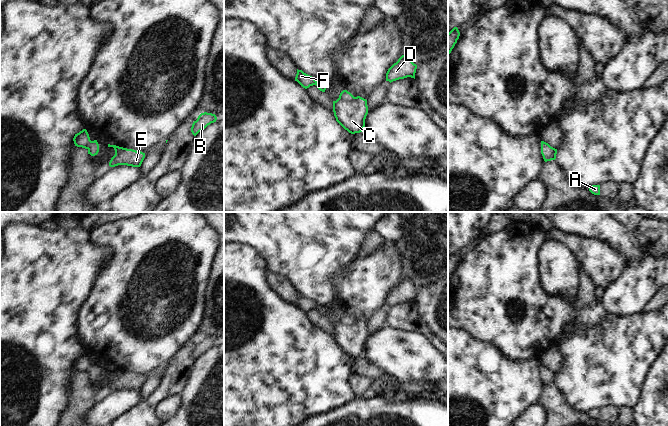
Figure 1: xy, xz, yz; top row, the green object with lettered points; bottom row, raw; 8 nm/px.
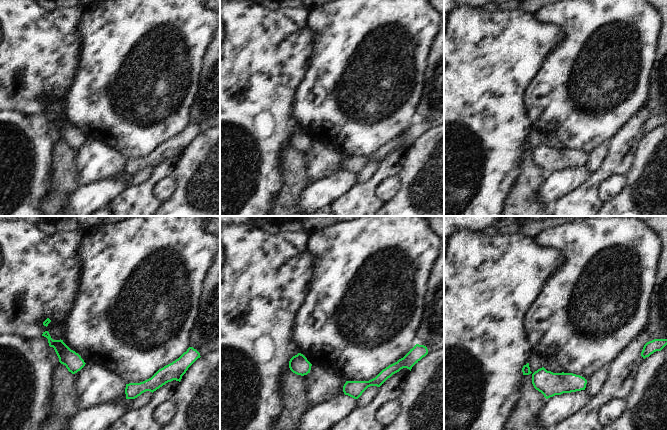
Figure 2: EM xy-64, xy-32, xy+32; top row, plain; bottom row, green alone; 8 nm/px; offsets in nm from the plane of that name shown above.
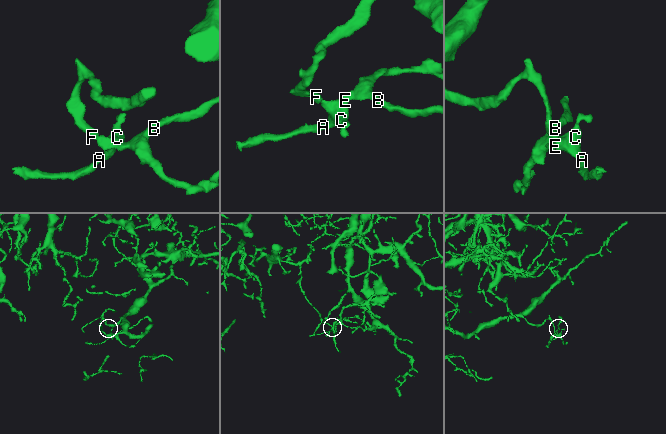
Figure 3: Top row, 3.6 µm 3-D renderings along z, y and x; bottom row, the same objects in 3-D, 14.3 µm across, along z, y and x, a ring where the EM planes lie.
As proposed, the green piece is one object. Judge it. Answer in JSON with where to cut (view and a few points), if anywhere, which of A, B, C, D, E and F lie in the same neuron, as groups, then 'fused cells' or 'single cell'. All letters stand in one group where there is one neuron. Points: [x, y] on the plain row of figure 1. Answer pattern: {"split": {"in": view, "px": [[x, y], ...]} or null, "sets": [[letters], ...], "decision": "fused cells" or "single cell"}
{"split": null, "sets": [["A", "B", "C", "D", "E", "F"]], "decision": "single cell"}

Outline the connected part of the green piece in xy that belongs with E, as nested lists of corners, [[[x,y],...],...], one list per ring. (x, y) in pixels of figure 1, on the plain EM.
[[[108,368],[108,371],[113,371],[115,374],[115,379],[111,382],[109,386],[110,391],[115,391],[118,389],[140,391],[145,382],[145,377],[141,375],[127,373],[110,368]]]

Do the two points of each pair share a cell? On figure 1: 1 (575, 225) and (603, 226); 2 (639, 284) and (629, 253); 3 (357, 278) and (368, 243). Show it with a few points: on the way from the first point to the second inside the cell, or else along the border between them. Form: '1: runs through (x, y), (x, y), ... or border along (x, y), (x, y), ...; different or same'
1: runs through (582, 224), (596, 224); same
2: border along (647, 253), (636, 265), (627, 267); different
3: border along (385, 240), (373, 250), (361, 253); different

